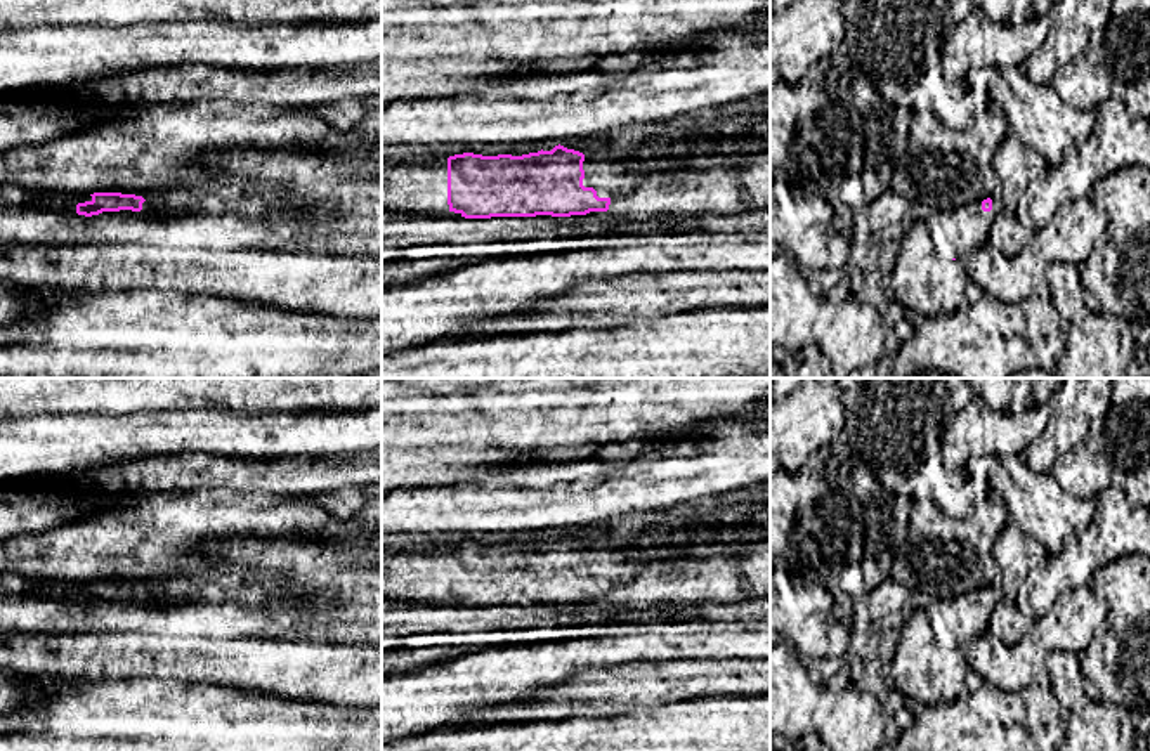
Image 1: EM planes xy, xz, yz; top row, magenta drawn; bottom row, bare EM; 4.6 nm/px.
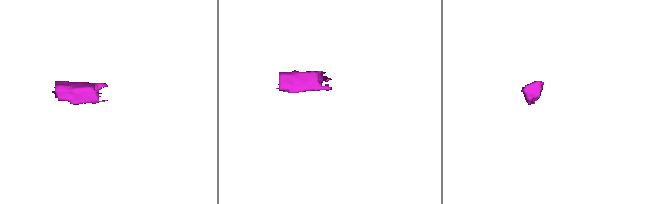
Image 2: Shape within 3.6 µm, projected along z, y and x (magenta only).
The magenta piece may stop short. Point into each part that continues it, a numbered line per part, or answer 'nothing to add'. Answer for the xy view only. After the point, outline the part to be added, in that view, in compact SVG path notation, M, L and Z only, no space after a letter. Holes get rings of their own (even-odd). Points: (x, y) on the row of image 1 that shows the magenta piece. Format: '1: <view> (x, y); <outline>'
1: xy (11, 196); M0 184L0 208L50 206L61 212L69 212L75 208L76 201L92 201L92 196L90 194L85 198L61 196L52 193L26 191L12 184Z

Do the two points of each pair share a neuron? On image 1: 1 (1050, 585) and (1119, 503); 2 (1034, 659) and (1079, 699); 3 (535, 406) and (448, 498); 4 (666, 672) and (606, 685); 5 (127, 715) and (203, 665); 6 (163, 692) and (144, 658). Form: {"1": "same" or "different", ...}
{"1": "same", "2": "different", "3": "different", "4": "same", "5": "different", "6": "different"}

